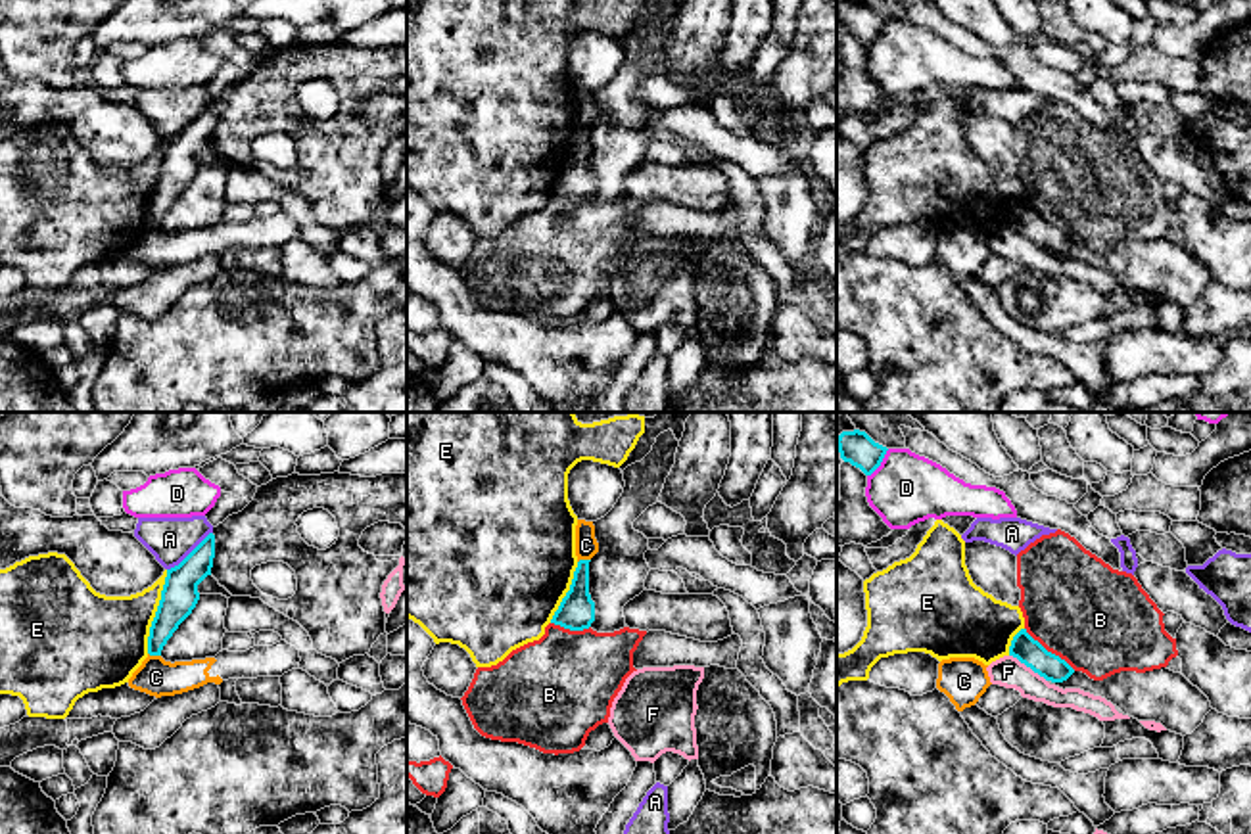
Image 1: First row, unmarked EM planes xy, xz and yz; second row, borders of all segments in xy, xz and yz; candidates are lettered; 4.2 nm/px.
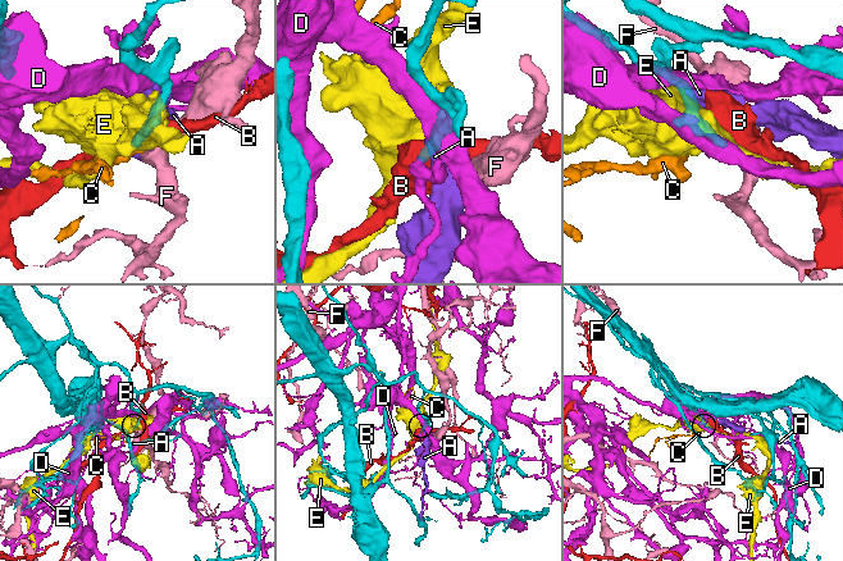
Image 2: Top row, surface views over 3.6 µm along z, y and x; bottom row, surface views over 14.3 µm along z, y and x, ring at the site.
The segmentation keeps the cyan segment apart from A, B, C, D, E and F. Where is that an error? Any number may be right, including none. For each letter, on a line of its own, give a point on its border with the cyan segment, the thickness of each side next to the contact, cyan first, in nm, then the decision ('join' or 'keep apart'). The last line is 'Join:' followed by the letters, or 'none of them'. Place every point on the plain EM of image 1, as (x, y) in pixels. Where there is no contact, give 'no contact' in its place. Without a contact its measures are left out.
A: xy (190, 123) | 160/190 nm | keep apart
B: yz (1050, 223) | 110/440 nm | keep apart
C: xy (154, 225) | 140/160 nm | keep apart
D: yz (881, 31) | 140/300 nm | keep apart
E: xy (156, 183) | 160/360 nm | keep apart
F: yz (1029, 236) | 110/130 nm | keep apart
Join: none of them

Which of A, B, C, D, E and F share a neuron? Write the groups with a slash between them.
A / B / C / D / E / F

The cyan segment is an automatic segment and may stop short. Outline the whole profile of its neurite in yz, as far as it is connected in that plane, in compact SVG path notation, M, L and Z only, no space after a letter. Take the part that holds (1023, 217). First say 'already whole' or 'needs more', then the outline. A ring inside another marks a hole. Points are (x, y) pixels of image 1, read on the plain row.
already whole | M1021 199L1013 207L1009 226L1017 228L1021 234L1051 253L1063 253L1074 243L1074 240L1065 230L1048 222L1027 203L1027 199Z

